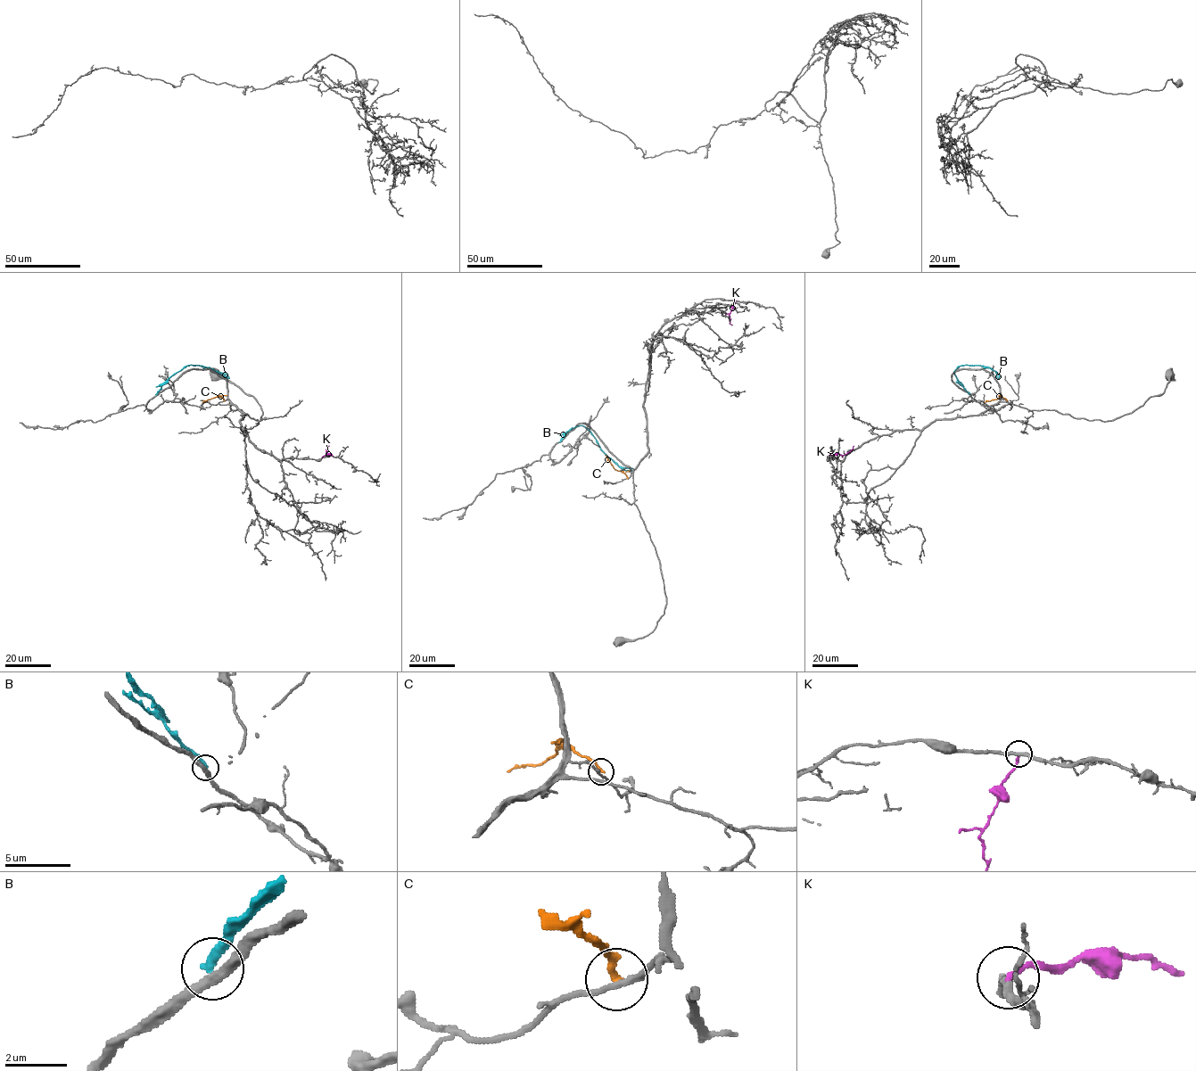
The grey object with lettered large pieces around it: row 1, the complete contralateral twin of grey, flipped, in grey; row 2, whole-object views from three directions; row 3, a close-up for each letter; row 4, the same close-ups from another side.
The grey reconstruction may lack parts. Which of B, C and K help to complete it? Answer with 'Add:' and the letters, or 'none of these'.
Add: none of these

